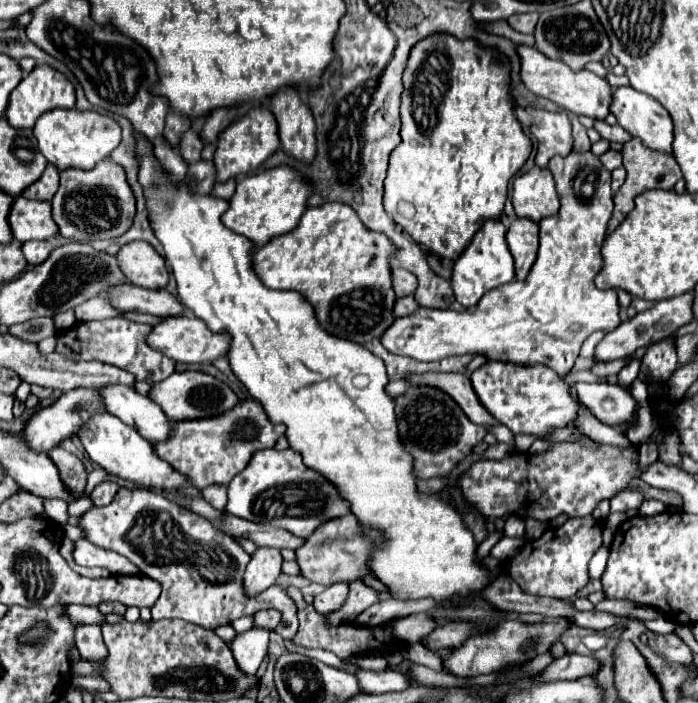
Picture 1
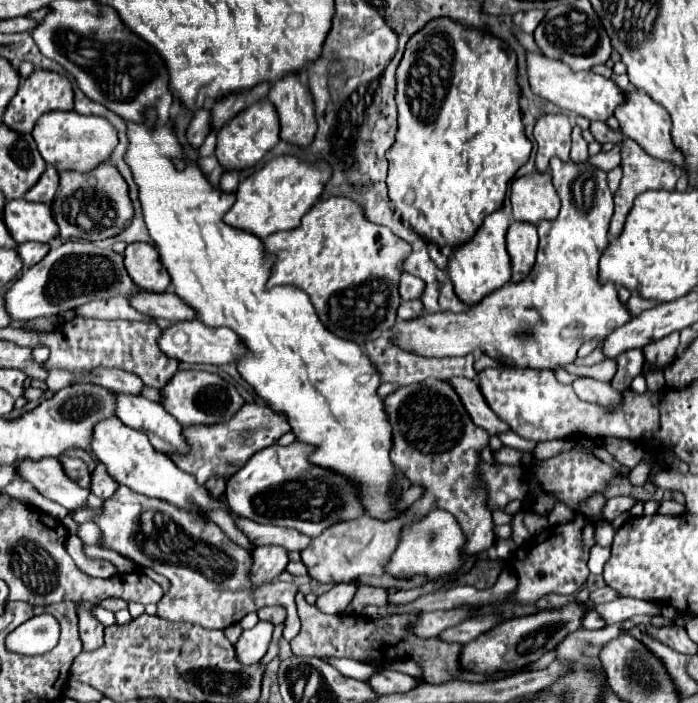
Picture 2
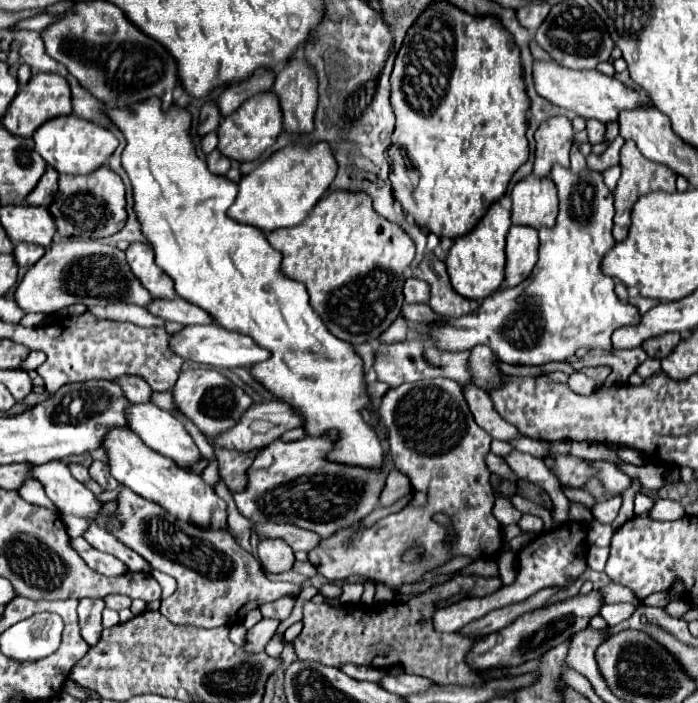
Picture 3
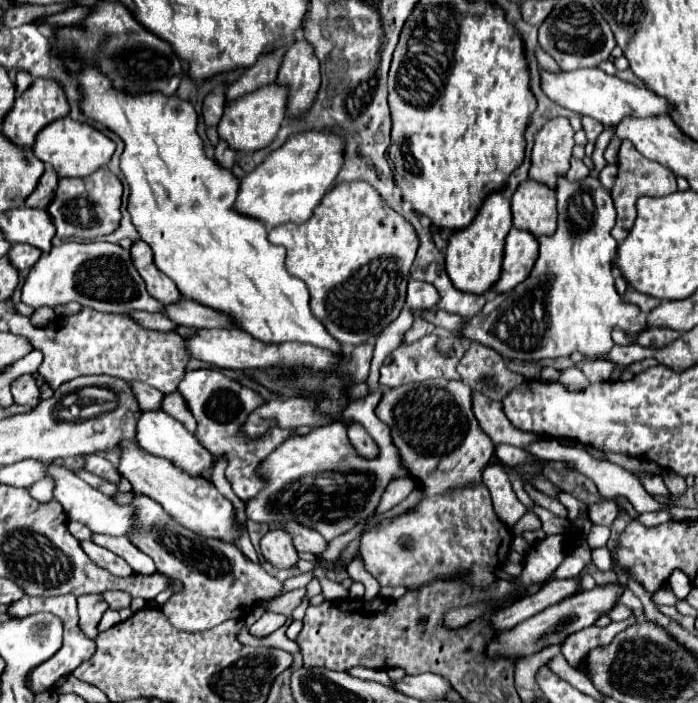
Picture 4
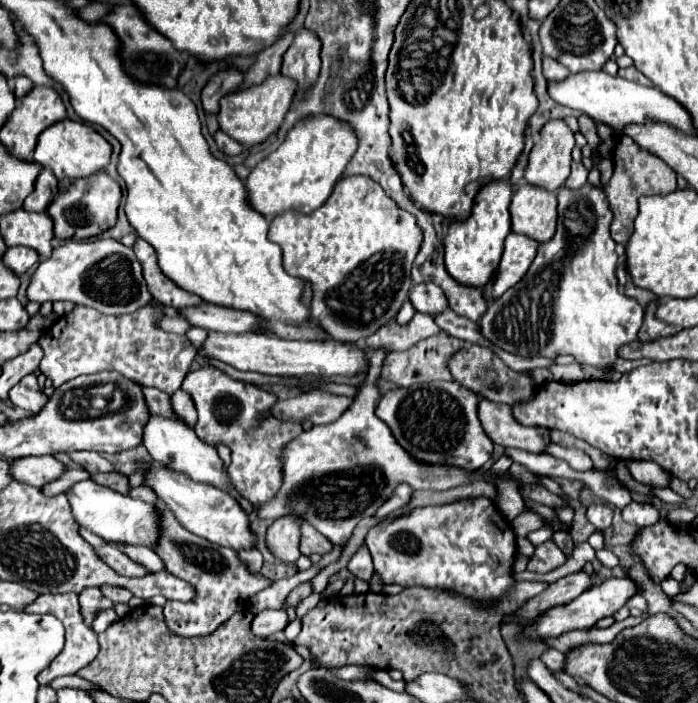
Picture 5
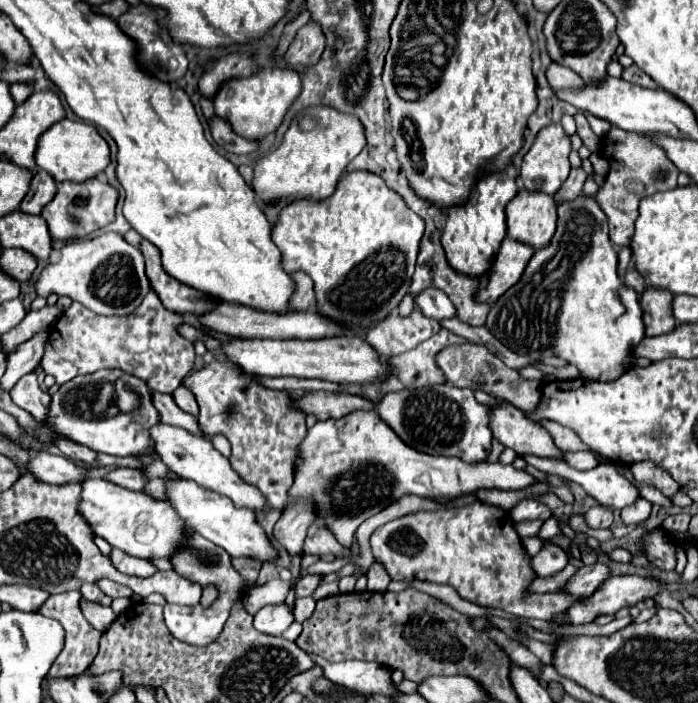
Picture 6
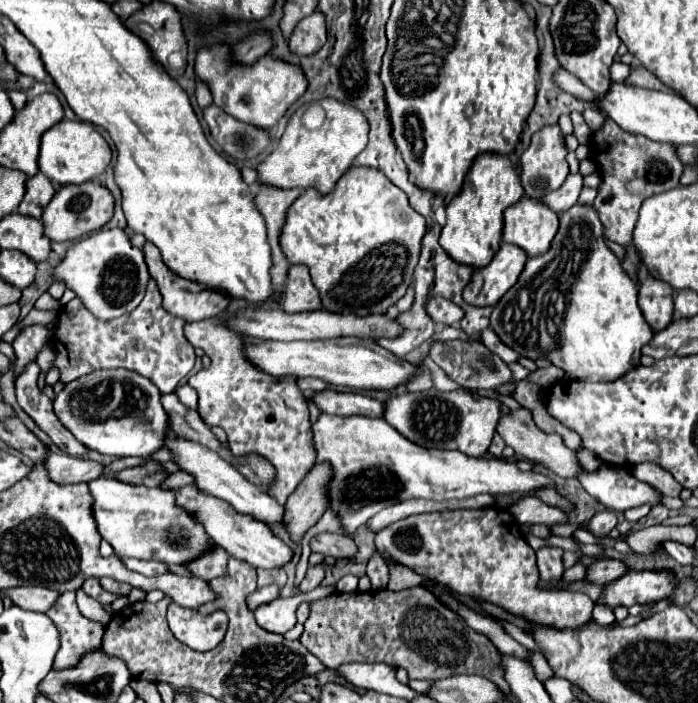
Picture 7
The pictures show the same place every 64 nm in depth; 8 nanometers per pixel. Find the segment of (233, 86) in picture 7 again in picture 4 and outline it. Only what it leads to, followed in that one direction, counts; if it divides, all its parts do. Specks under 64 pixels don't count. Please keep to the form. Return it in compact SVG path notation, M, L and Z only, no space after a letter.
M268 84L226 104L226 114L218 124L220 138L236 152L256 152L266 148L276 138L286 118L286 96L288 92L284 92L284 88L280 88L278 84Z

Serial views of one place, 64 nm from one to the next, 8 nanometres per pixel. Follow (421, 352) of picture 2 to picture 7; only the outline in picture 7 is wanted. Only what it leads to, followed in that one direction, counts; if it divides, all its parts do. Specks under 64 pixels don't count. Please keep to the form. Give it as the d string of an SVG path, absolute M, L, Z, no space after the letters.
M574 204L560 214L560 228L548 252L526 262L518 282L498 300L490 314L490 328L520 356L536 360L542 352L570 378L582 382L612 382L640 364L640 348L654 332L638 308L638 288L624 276L622 262L604 242L604 226L590 204Z

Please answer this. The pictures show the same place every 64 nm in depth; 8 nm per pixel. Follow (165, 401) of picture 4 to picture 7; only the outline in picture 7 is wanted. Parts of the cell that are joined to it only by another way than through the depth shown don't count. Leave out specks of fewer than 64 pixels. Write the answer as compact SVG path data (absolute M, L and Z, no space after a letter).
M188 384L180 386L180 388L176 390L176 396L182 400L184 406L188 406L188 408L192 408L192 410L198 408L198 394L196 394L196 390L190 388Z

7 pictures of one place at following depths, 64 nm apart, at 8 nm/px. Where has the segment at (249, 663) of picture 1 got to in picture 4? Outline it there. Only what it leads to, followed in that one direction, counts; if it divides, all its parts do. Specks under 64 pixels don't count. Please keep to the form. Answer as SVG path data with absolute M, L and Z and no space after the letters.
M264 612L264 616L250 626L250 634L256 638L264 638L268 634L272 634L274 630L278 630L282 624L286 622L286 616L274 614L274 612Z

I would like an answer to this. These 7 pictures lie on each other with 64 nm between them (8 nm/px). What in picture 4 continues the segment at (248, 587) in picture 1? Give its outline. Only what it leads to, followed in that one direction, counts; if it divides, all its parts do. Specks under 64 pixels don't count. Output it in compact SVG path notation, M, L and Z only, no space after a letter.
M274 526L264 534L264 538L260 540L260 550L266 562L278 570L292 568L298 562L298 552L290 536L280 526Z

